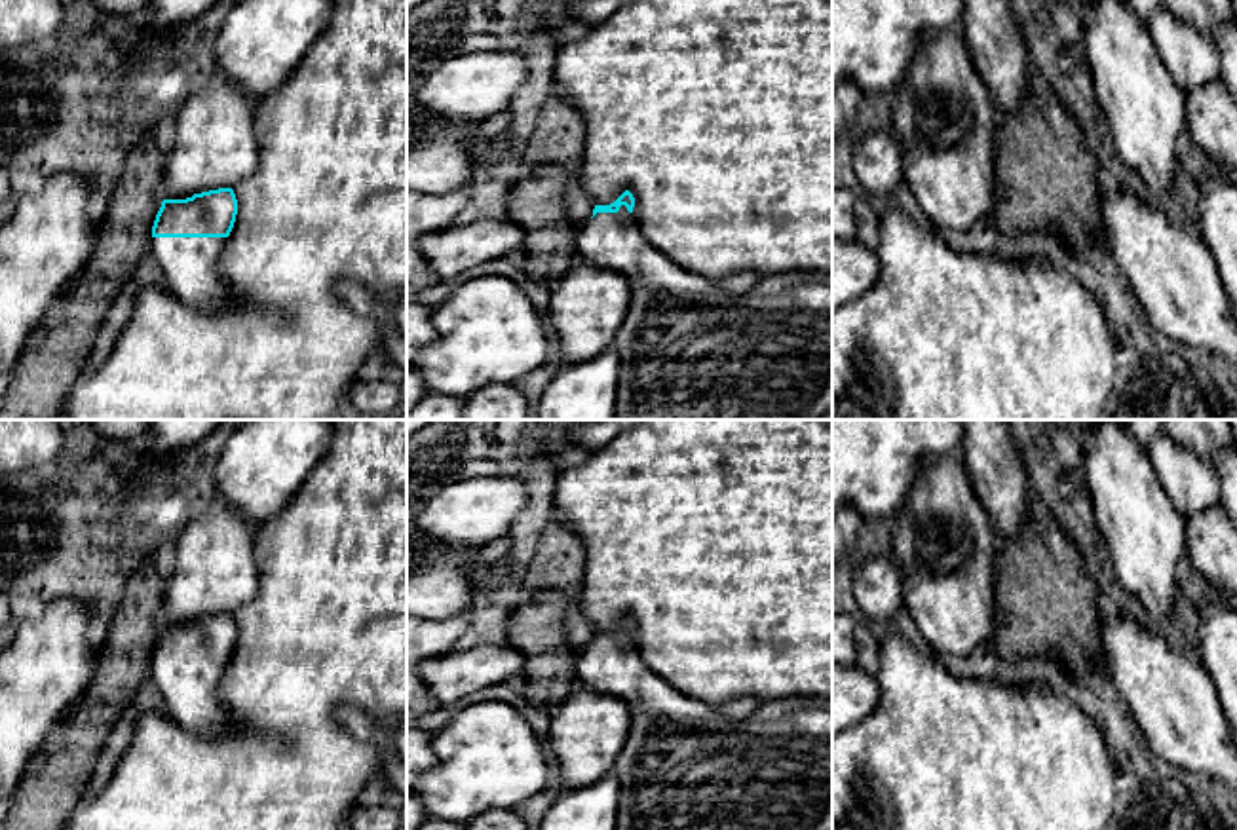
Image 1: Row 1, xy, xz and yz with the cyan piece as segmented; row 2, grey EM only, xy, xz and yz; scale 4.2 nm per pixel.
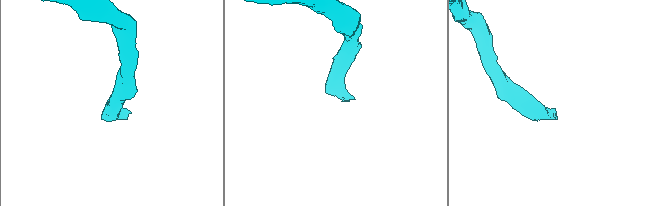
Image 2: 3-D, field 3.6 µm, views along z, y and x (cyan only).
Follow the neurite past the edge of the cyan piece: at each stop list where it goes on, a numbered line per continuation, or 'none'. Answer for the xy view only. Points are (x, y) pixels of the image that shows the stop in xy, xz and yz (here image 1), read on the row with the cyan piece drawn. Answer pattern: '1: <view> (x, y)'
1: xy (190, 264)

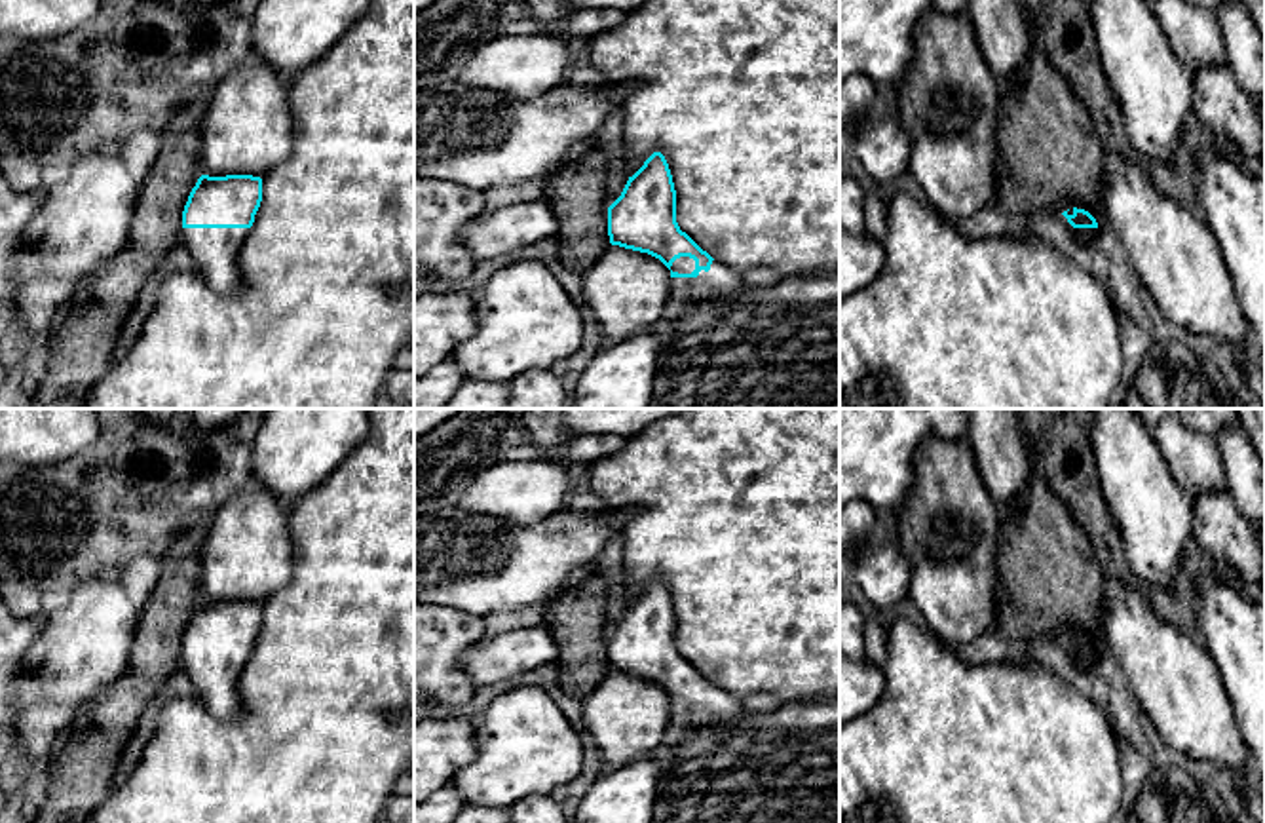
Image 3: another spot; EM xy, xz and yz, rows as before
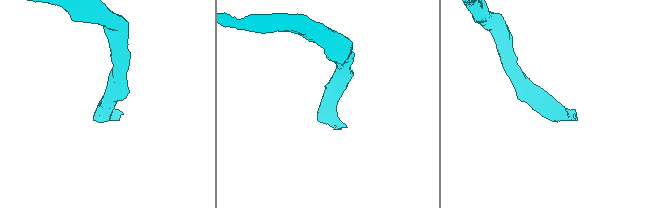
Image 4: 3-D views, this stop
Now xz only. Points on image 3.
1: xz (684, 265)

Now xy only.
1: xy (215, 251)

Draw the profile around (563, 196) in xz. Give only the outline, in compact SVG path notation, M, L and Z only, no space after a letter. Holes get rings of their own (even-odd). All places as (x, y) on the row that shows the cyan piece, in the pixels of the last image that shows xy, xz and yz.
M589 148L545 181L543 200L558 217L558 258L579 274L612 245L604 182L608 160L606 152Z

